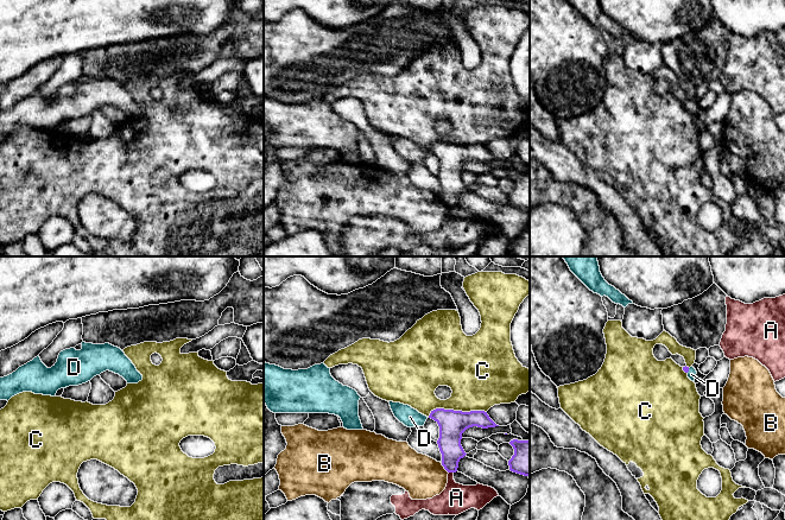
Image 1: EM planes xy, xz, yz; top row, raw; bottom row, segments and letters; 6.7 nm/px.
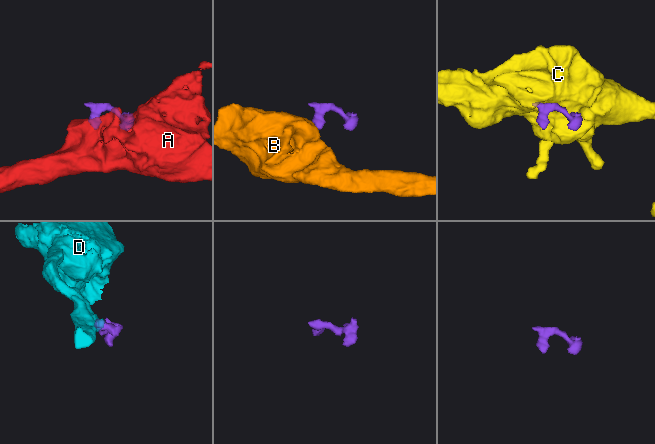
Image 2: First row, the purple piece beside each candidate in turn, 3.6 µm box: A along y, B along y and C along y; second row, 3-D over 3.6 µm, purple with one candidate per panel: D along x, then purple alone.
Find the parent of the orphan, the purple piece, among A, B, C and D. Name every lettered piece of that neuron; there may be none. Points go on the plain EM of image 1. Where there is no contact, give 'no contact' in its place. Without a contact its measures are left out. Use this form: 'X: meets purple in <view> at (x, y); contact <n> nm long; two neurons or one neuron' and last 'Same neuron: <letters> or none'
A: meets purple in xz at (451, 205); contact 30 nm long; two neurons
B: meets purple in xz at (444, 202); contact 90 nm long; two neurons
C: meets purple in xz at (456, 145); contact 400 nm long; two neurons
D: meets purple in yz at (688, 105); contact 40 nm long; one neuron
Same neuron: D

